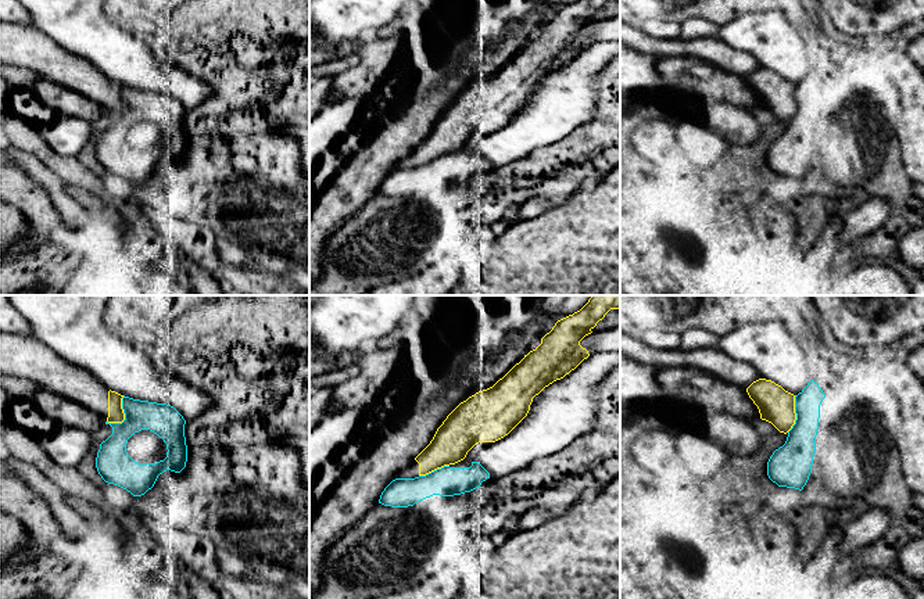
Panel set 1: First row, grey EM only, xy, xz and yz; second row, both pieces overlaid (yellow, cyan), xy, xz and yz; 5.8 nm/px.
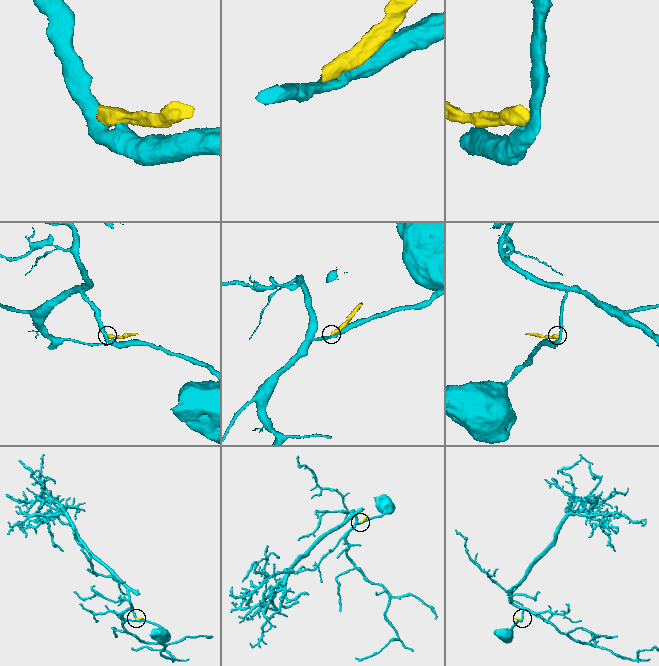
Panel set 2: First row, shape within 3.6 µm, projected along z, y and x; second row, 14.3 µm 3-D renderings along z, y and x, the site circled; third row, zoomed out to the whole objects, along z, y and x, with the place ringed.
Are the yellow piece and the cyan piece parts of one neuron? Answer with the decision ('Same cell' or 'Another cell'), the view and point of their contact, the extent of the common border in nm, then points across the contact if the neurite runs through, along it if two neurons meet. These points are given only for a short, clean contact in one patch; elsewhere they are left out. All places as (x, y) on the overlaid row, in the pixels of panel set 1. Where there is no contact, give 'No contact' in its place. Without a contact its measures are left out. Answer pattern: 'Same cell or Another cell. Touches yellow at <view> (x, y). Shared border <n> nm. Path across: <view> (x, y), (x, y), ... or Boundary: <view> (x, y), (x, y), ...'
Another cell. Touches yellow at xy (124, 415). Shared border 190 nm. Boundary: xy (124, 395), (124, 419), (108, 423)

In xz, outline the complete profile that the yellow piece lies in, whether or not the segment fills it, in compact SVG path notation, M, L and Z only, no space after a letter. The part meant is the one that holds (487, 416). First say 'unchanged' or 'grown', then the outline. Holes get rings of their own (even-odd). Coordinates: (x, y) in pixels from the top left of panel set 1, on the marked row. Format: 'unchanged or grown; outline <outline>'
grown; outline M591 295L580 311L558 320L552 330L541 338L541 344L524 355L493 387L461 402L437 428L430 444L397 474L397 478L415 478L455 465L463 460L476 444L495 442L508 435L527 416L536 395L554 381L563 379L590 356L580 341L592 333L591 330L610 309L619 308L620 295Z

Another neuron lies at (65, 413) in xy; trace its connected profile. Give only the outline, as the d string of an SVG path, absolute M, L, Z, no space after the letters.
M37 388L32 401L46 417L60 427L75 427L92 434L107 422L96 412L44 388Z

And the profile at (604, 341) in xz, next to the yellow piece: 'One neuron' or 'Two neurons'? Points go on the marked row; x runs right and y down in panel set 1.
Two neurons

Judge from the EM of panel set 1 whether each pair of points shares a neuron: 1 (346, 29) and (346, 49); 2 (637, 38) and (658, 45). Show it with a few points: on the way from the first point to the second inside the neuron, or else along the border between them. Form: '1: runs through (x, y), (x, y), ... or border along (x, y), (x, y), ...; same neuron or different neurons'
1: border along (361, 38), (341, 40), (330, 50), (323, 50); different neurons
2: runs through (643, 42), (652, 45); same neuron

